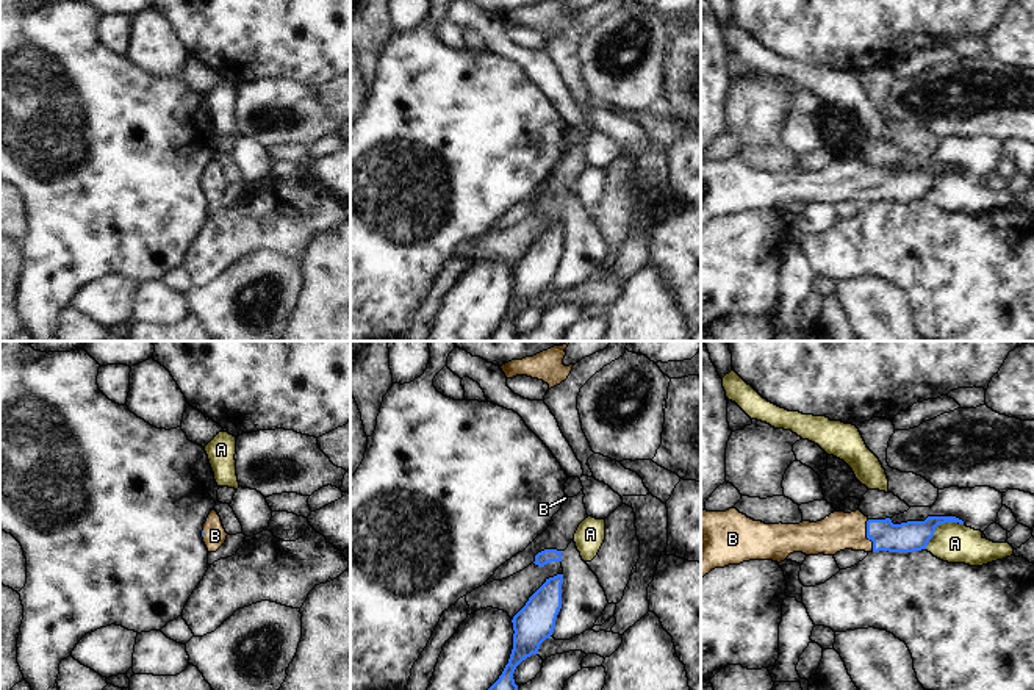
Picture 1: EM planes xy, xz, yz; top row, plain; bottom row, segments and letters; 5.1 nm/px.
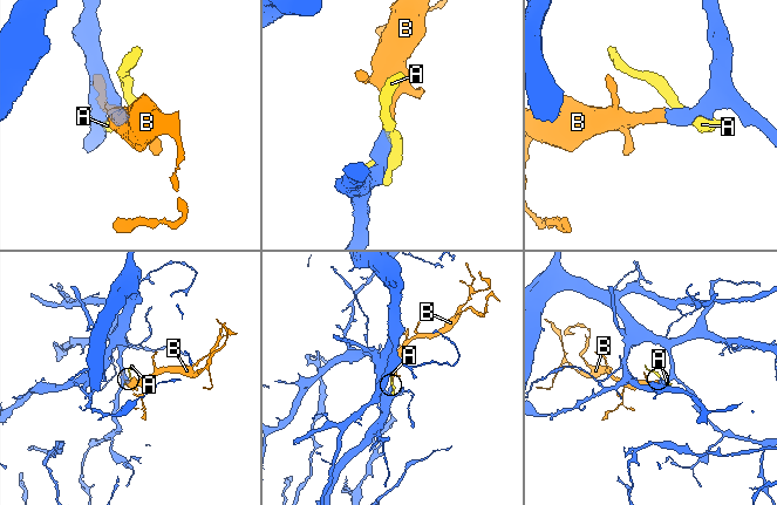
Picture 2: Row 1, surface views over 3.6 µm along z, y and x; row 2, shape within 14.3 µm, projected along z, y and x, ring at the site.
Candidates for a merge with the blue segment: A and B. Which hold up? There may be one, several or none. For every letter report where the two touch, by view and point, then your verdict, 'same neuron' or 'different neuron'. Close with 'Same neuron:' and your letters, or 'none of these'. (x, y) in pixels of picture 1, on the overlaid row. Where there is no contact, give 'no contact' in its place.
A: yz (939, 524) | different neuron
B: yz (867, 535) | same neuron
Same neuron: B

